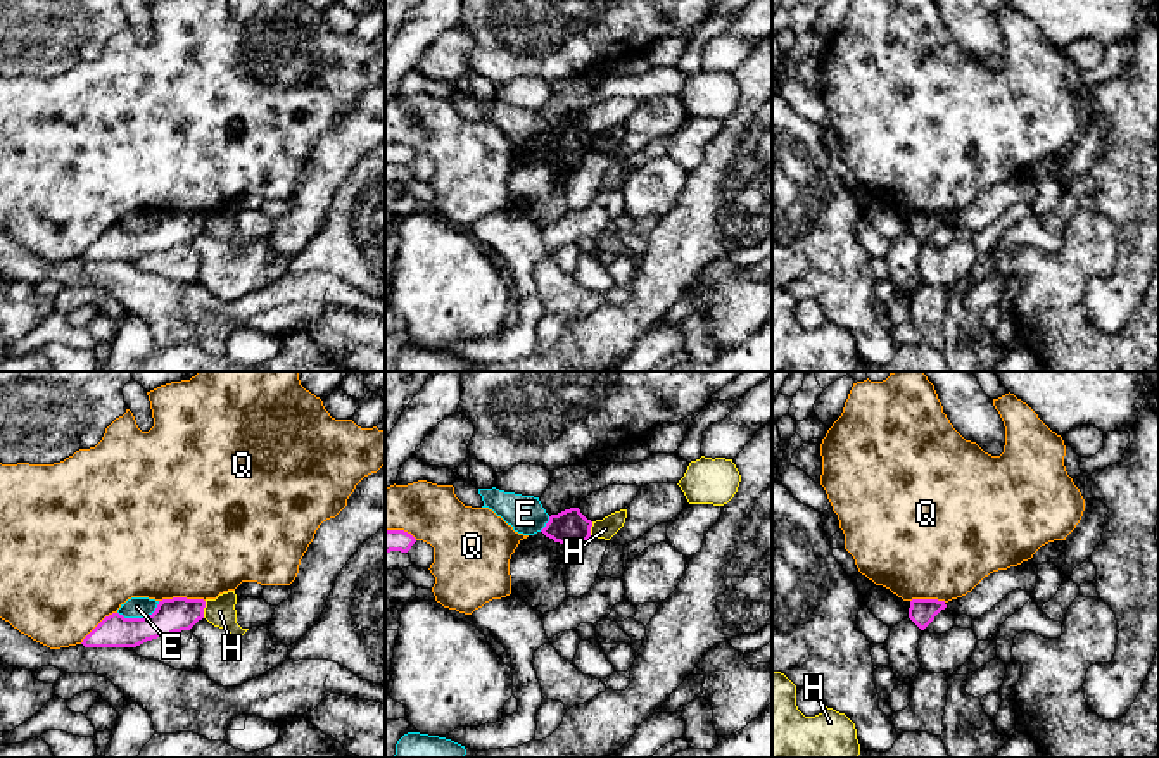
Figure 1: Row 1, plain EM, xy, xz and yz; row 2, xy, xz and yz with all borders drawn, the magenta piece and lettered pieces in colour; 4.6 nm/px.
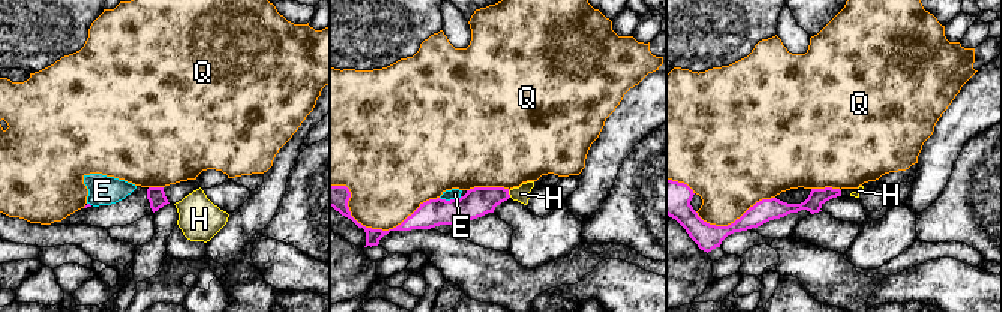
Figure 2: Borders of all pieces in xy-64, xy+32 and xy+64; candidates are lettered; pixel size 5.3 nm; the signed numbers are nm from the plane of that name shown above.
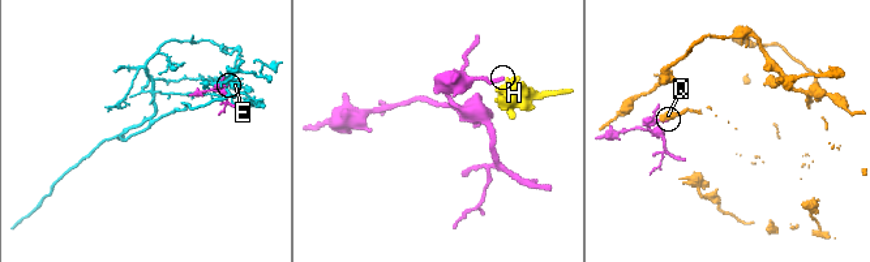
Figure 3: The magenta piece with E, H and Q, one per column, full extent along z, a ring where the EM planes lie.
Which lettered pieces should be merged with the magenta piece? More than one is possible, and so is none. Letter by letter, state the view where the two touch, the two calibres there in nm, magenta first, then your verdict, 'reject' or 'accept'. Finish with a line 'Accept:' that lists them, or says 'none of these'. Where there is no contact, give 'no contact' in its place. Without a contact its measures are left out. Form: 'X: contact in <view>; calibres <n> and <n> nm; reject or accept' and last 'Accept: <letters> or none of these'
E: contact in xy; calibres 160 and 100 nm; reject
H: contact in xy; calibres 160 and 140 nm; reject
Q: contact in xy; calibres 160 and 500 nm; reject
Accept: none of these

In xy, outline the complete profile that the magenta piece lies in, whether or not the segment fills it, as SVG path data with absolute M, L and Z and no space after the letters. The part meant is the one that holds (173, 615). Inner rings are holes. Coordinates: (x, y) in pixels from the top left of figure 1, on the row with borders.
M173 597L159 601L145 618L105 616L85 639L85 647L136 647L157 637L190 630L204 618L204 599Z

